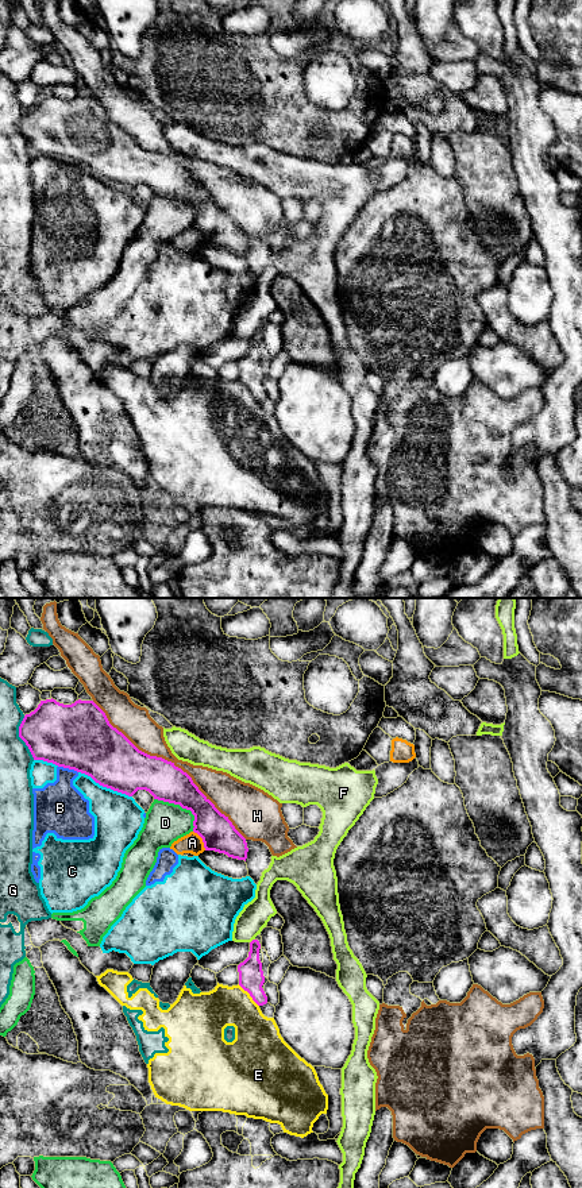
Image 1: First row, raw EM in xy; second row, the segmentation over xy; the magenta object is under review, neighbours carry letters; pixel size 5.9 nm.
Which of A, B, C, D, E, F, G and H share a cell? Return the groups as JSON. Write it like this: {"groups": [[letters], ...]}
{"groups": [["A"], ["B", "C"], ["D"], ["E", "G"], ["F"], ["H"]]}

